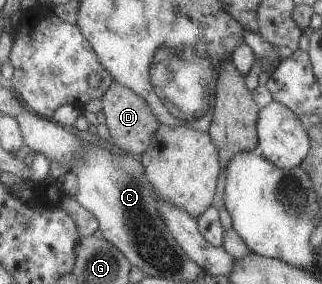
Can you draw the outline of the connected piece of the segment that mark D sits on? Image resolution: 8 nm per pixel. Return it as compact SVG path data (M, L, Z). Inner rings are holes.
M116 82L105 92L103 112L106 125L111 133L111 141L117 150L136 156L140 156L147 151L160 123L144 98L129 89L129 86Z

